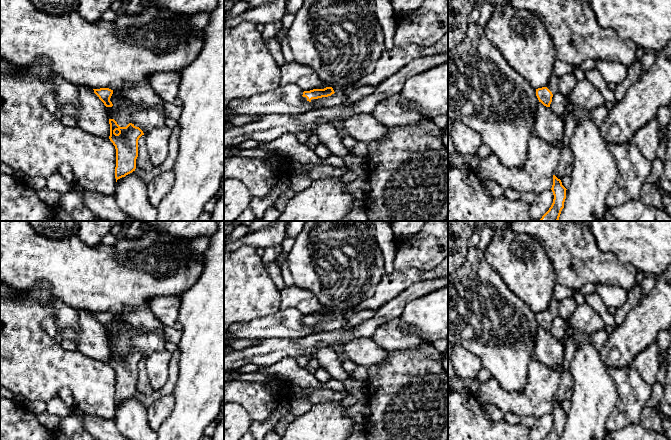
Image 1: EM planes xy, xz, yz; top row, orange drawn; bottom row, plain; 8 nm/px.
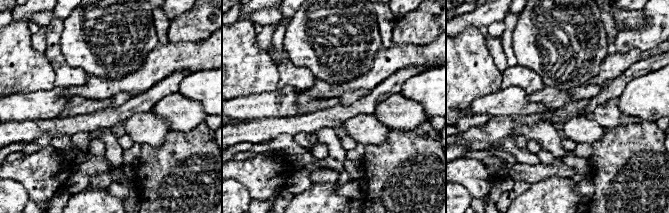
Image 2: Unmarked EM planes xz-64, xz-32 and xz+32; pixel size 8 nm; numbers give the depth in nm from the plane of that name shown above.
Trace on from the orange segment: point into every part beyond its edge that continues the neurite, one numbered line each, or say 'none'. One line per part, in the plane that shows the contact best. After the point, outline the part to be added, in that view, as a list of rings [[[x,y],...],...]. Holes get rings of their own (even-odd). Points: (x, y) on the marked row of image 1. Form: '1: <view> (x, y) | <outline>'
1: xz (337, 98) | [[[338,91],[328,97],[312,99],[311,103],[316,108],[322,108],[322,107],[337,106],[343,104],[344,101],[346,101],[346,96],[344,94],[344,91]]]

